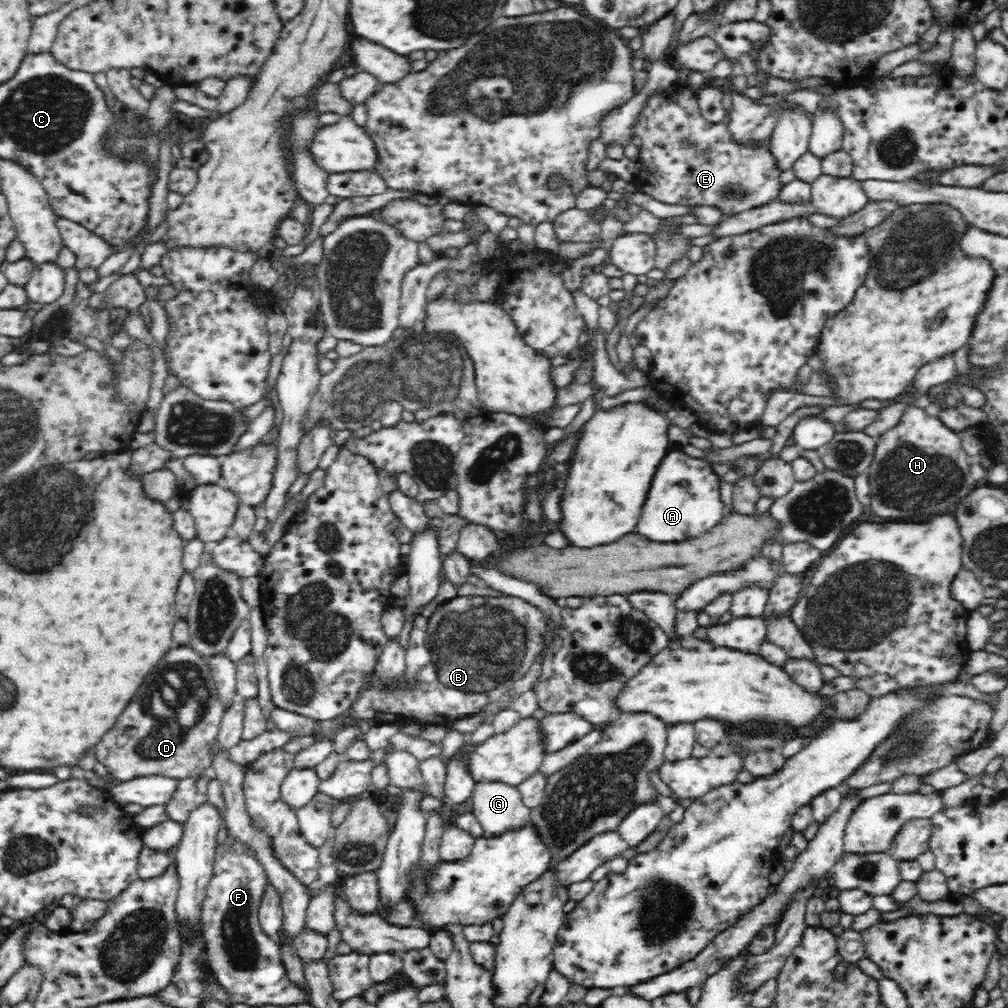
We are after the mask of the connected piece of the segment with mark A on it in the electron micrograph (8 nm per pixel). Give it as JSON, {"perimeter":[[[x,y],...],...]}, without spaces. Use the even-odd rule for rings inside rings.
{"perimeter":[[[684,448],[667,449],[653,469],[636,532],[646,539],[674,543],[710,531],[728,514],[720,496],[720,482],[723,482],[722,476],[714,472],[712,462],[699,452]]]}

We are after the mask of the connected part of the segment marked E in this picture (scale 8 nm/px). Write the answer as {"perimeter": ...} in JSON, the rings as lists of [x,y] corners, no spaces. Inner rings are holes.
{"perimeter":[[[676,80],[670,86],[649,96],[646,105],[638,116],[635,134],[640,137],[640,171],[635,177],[638,190],[646,192],[666,204],[682,206],[704,205],[718,208],[723,216],[736,215],[753,208],[768,204],[779,198],[782,188],[779,162],[772,153],[772,138],[764,137],[760,141],[736,141],[729,124],[723,121],[710,123],[699,112],[697,92],[690,92],[690,84]],[[674,92],[690,92],[688,102],[674,102]]]}

